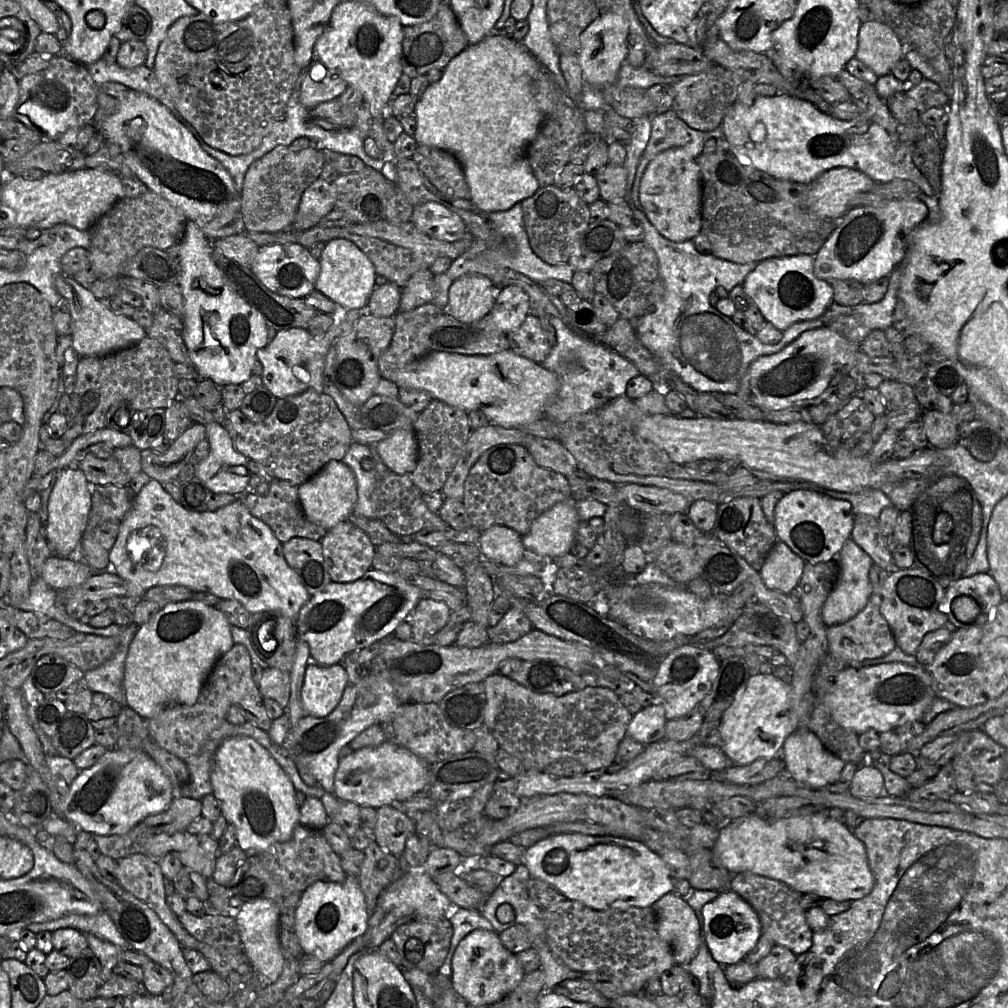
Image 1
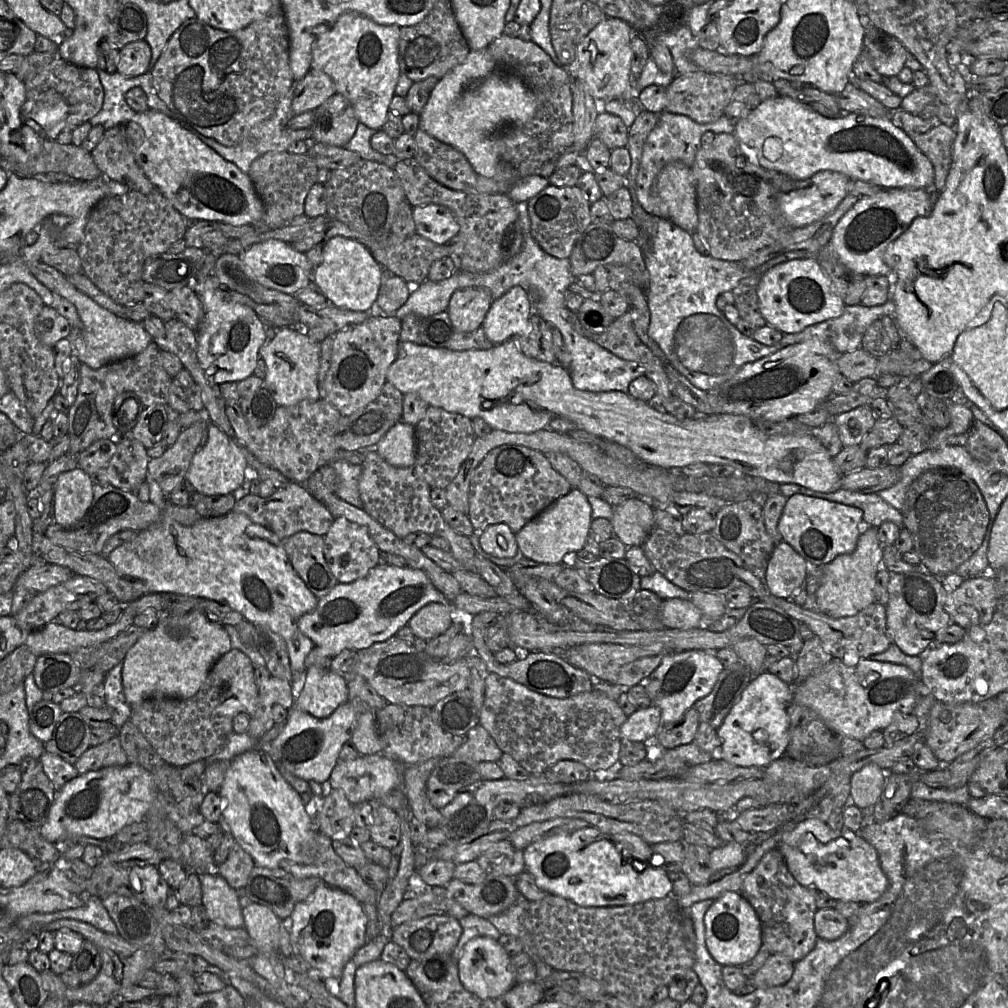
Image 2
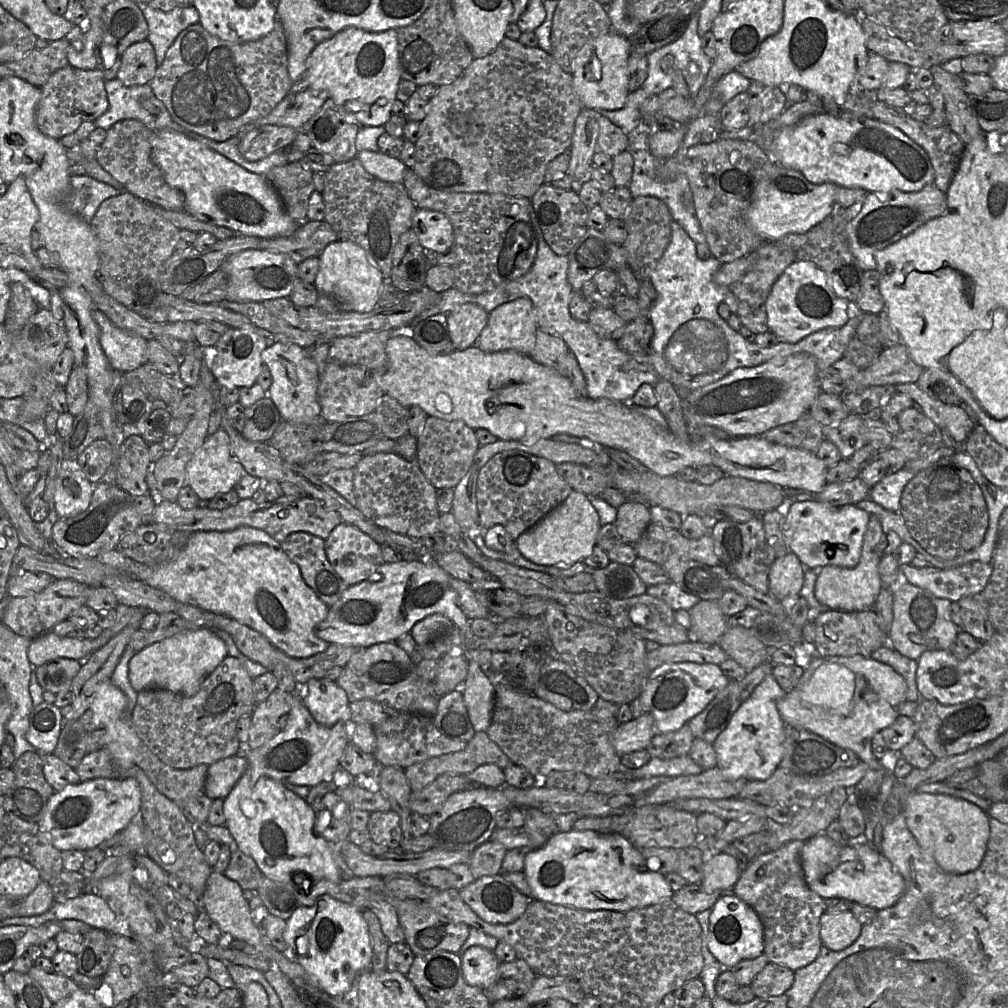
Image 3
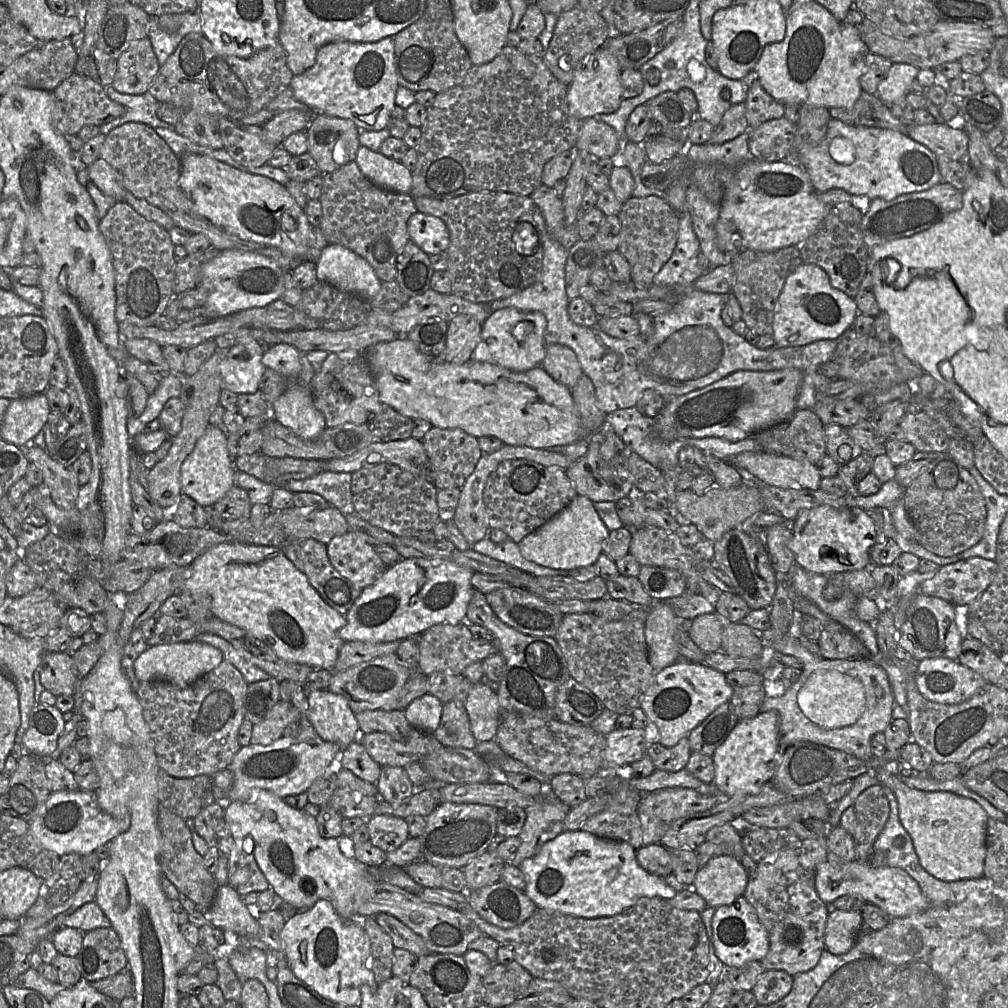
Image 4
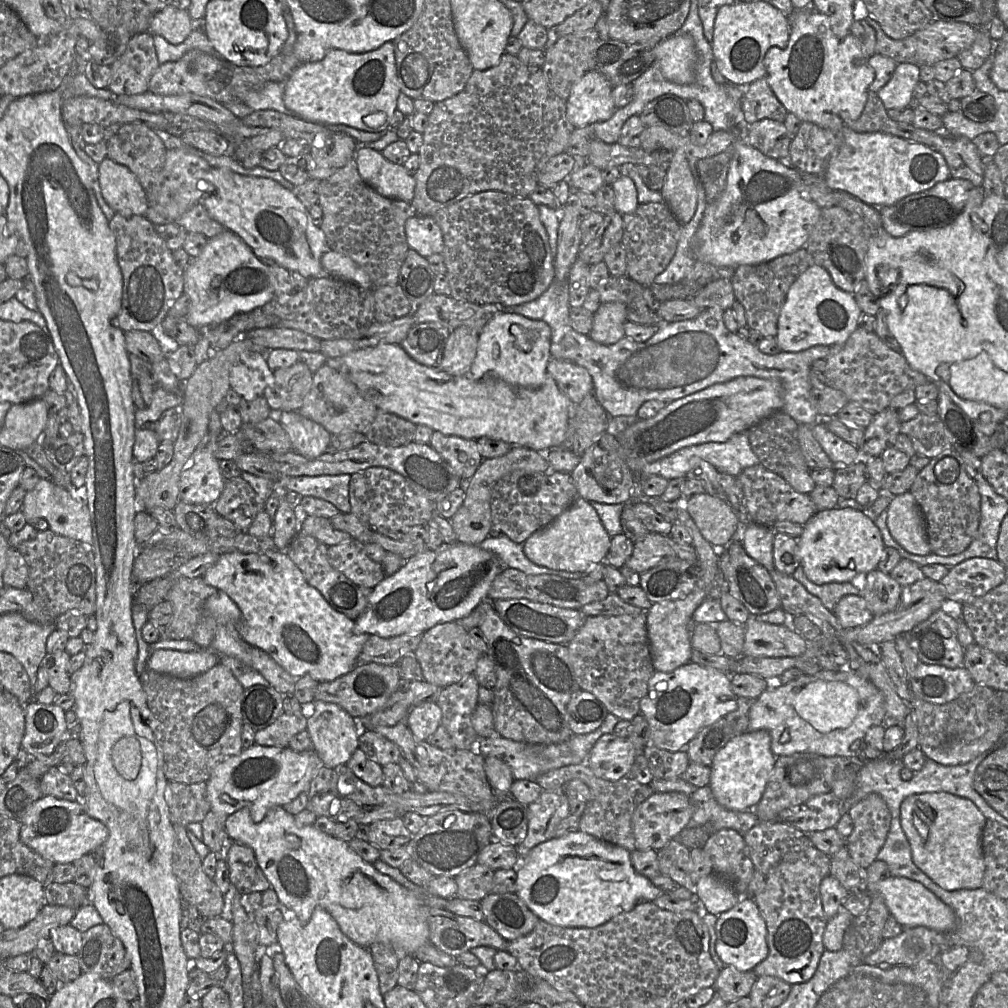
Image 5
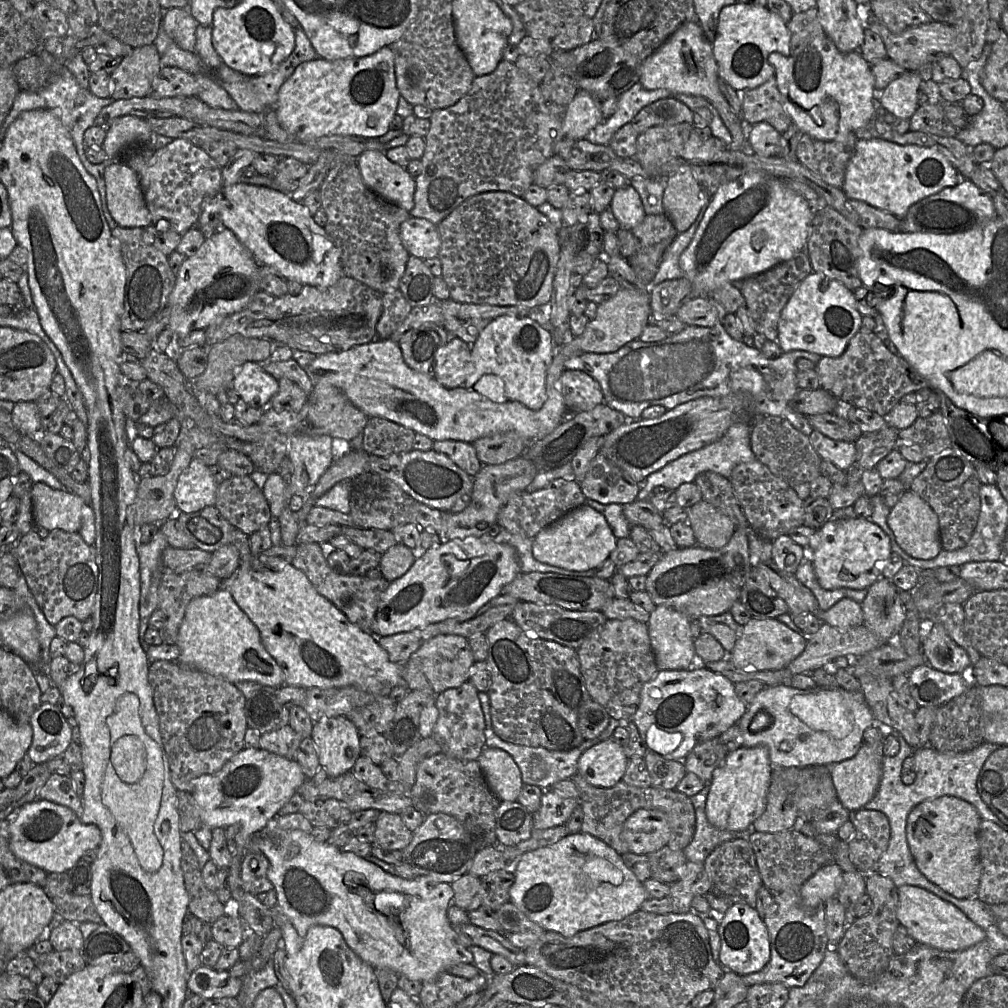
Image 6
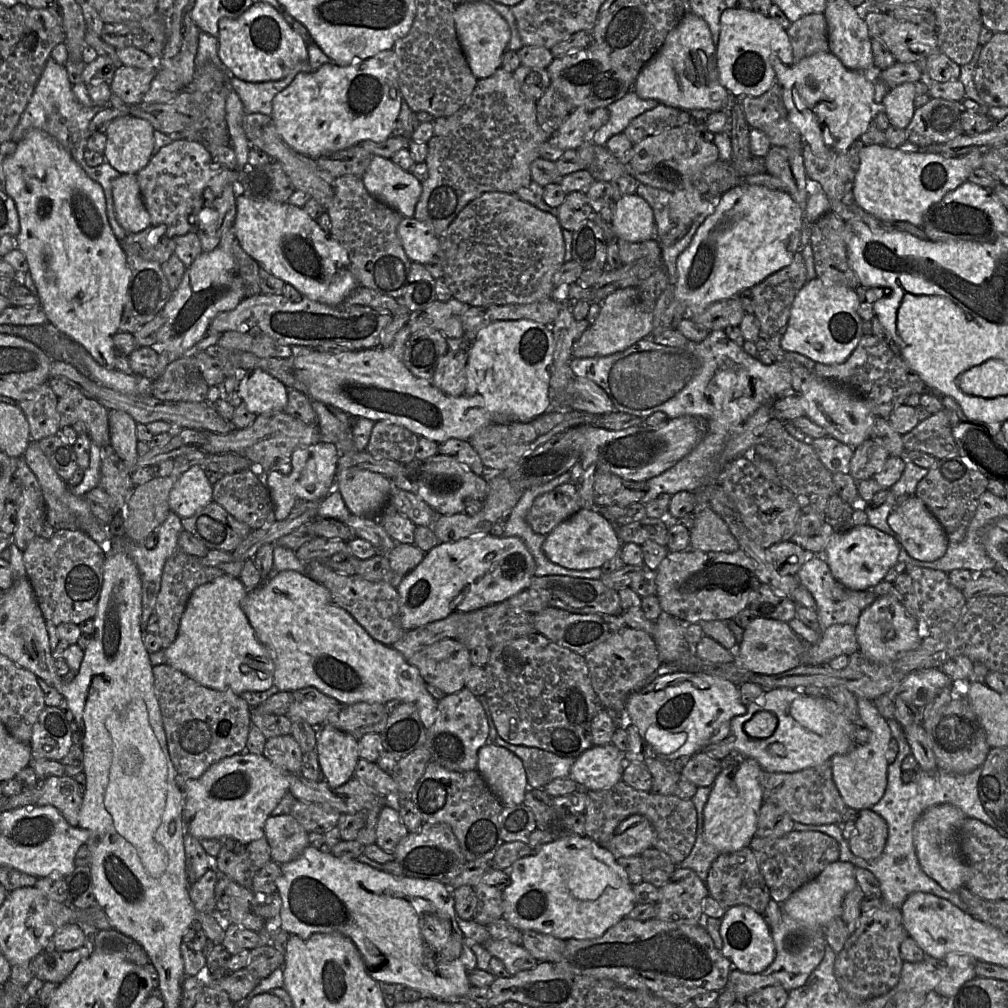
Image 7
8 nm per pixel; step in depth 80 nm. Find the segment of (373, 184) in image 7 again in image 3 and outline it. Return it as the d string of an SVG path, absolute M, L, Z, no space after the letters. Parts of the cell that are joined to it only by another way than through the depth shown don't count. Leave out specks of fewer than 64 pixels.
M369 150L358 152L357 158L365 170L374 177L385 182L403 183L407 166L400 158Z

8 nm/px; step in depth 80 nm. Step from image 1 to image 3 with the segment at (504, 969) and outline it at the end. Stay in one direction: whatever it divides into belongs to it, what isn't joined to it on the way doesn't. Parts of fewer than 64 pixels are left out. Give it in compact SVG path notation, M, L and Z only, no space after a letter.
M471 946L462 956L462 970L466 981L482 989L487 989L497 980L499 966L495 953L483 946Z

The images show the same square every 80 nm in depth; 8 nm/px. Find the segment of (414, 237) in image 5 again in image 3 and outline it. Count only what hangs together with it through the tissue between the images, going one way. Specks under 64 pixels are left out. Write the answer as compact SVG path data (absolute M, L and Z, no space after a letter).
M417 209L412 217L411 229L426 250L443 253L454 244L452 223L442 212Z

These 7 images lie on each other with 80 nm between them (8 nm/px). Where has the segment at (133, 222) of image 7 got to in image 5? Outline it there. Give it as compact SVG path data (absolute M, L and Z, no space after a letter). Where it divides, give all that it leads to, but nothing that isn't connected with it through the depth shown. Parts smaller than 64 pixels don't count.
M106 157L99 163L98 180L104 199L115 213L144 216L149 207L146 193L129 168Z

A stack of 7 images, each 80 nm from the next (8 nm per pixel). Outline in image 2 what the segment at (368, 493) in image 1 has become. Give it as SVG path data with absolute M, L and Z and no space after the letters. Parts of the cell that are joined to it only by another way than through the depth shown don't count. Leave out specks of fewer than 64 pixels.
M334 460L331 465L338 477L335 494L351 505L363 508L359 491L362 465L354 465L345 460Z

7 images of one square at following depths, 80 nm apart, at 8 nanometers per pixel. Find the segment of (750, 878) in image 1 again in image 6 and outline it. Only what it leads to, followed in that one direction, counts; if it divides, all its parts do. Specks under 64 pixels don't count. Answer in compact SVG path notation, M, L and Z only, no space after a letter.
M800 889L786 890L775 894L773 899L773 903L766 910L764 917L764 923L768 929L771 946L770 961L762 970L743 975L742 979L748 987L764 983L782 983L789 989L803 987L823 961L828 948L824 905L814 909L806 908L801 901Z

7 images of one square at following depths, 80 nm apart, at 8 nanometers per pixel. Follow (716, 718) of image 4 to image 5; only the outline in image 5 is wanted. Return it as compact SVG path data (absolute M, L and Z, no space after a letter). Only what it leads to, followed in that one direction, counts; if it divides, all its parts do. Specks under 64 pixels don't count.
M726 717L704 727L686 748L690 763L711 767L716 753L732 738Z

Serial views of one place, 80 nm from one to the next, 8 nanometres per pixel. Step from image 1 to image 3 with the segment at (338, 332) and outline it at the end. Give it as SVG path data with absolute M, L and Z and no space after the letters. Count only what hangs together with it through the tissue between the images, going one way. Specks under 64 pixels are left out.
M275 342L261 355L272 376L272 384L267 395L277 407L282 421L294 424L310 424L322 418L318 400L318 368L314 358L296 344Z

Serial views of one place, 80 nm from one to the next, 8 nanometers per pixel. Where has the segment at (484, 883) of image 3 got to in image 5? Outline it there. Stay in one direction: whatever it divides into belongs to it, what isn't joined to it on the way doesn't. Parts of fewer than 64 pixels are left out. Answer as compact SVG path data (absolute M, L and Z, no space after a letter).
M490 892L480 903L484 921L508 942L528 935L540 921L516 892Z

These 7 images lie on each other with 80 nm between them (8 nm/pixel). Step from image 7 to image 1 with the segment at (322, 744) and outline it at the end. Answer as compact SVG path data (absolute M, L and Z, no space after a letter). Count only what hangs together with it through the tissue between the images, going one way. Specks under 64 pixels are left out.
M310 662L306 668L301 691L306 715L329 715L339 704L348 684L343 664L324 666Z

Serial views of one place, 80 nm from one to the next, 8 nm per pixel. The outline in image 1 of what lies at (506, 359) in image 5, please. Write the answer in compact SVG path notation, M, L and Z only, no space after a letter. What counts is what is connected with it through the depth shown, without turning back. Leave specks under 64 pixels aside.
M519 286L499 288L490 312L494 324L505 334L518 329L530 313L528 294Z

